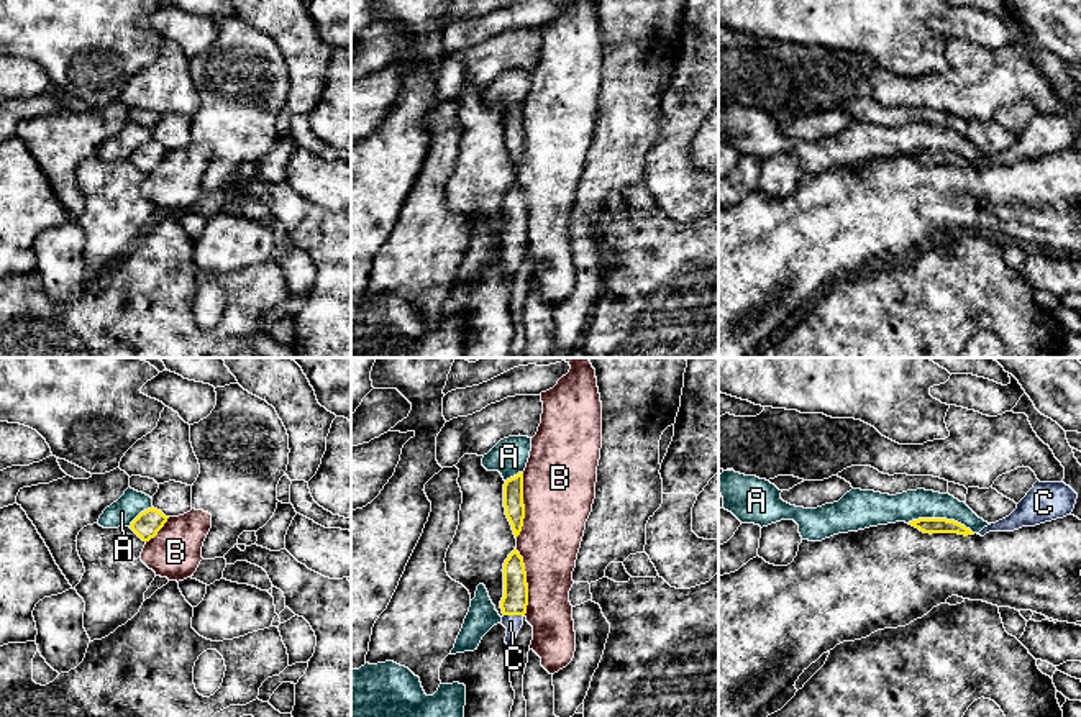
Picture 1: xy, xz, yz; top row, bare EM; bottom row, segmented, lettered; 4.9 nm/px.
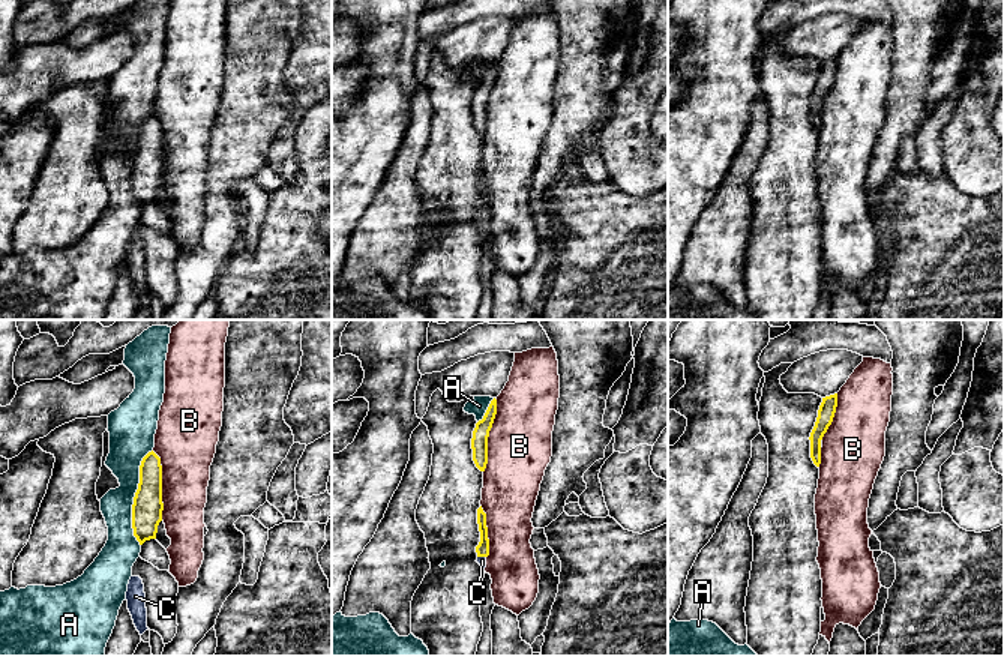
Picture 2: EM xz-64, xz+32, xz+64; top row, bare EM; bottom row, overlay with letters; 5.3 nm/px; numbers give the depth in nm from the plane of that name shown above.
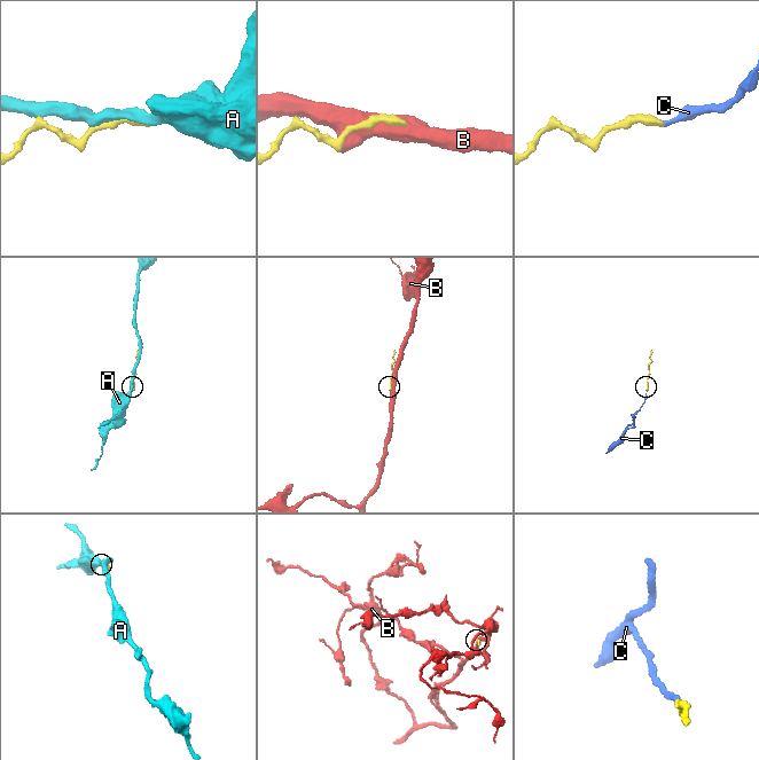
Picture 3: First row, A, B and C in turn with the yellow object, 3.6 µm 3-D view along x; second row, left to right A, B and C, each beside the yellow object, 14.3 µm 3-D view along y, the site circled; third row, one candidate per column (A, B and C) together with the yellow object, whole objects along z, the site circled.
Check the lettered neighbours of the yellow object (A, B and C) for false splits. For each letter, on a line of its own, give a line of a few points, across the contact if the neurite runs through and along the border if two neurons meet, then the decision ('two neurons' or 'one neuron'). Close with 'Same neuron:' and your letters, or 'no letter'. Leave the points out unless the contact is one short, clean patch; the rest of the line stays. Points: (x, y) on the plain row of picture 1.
A: two neurons
B: two neurons
C: line xz (515, 222), (514, 246), (510, 255); one neuron
Same neuron: C

